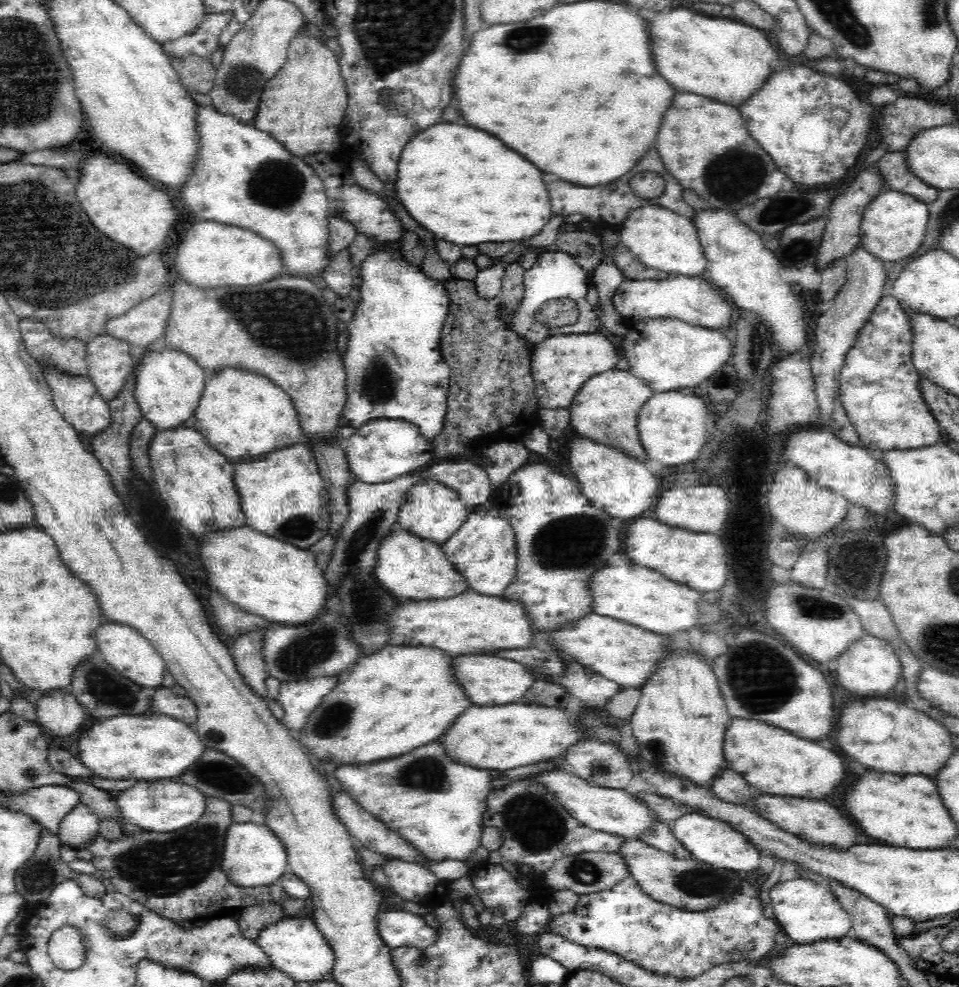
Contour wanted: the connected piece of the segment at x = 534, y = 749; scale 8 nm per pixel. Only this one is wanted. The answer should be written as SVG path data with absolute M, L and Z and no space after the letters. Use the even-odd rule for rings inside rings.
M524 701L468 704L437 742L453 764L478 770L512 770L532 763L559 760L570 744L583 740L574 734L574 727L570 727L570 716L570 711L544 705L530 706Z

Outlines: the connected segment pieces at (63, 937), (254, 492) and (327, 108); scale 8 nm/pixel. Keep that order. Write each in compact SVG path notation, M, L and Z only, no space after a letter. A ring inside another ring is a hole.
M70 927L52 933L47 949L52 964L60 970L74 970L82 964L82 943L78 931Z
M304 444L230 461L234 490L246 525L276 540L308 549L329 534L331 498L312 451Z
M310 29L294 32L292 40L287 44L284 64L274 78L265 84L261 94L261 103L254 127L267 132L296 156L304 157L315 149L333 152L343 146L341 124L347 109L345 77L342 74L339 57L324 42L322 37L314 36Z

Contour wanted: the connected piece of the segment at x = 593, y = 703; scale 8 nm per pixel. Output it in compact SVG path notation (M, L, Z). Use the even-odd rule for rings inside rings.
M563 658L563 661L567 664L570 675L560 679L564 680L562 684L570 690L574 698L578 698L588 707L588 710L605 710L610 700L622 689L615 682L605 680L579 664L570 662L570 659Z

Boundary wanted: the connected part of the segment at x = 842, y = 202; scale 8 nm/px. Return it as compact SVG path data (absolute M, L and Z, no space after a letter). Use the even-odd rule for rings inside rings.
M866 168L862 171L842 196L839 196L830 207L830 214L826 216L826 224L822 228L822 236L820 244L817 248L817 256L815 257L814 268L822 272L826 272L828 268L832 268L833 264L840 259L849 258L853 252L859 248L858 246L858 220L862 216L862 210L866 208L866 204L870 204L878 193L883 191L883 186L878 182L878 175L874 174L874 168Z

